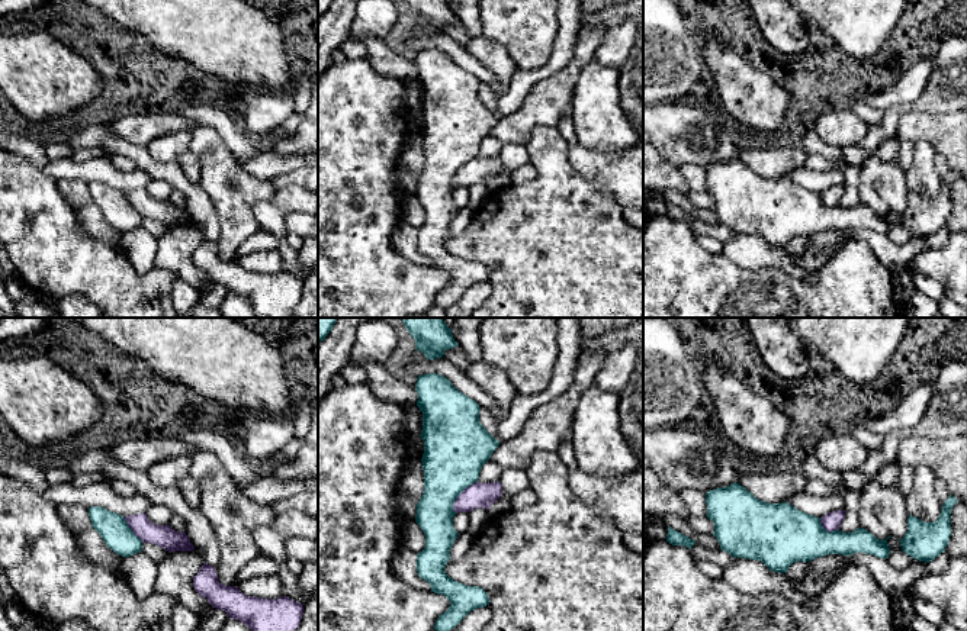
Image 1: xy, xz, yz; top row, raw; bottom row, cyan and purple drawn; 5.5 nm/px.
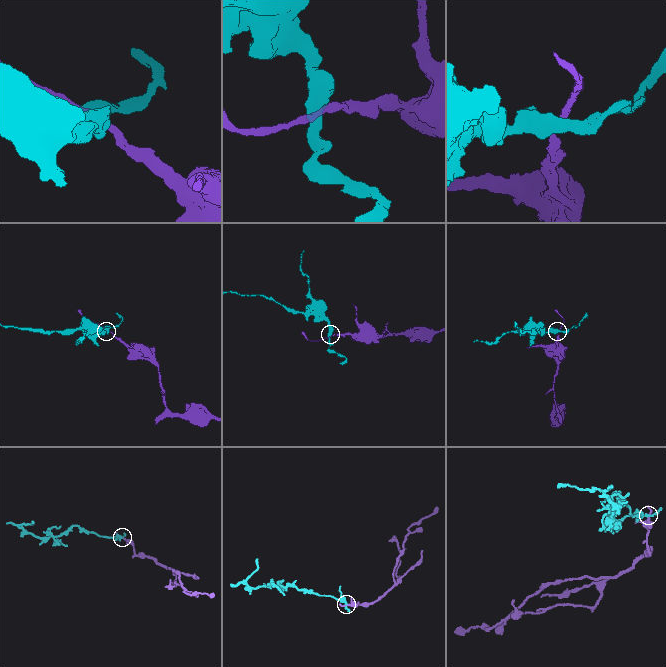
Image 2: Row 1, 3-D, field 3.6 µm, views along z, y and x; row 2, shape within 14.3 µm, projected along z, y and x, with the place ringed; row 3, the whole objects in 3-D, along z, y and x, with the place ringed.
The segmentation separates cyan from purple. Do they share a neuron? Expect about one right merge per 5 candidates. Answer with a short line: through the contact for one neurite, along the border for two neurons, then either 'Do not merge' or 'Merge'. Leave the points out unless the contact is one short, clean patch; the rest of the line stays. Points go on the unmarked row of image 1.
Line: xz (476, 155), (458, 171), (453, 179), (455, 187). Do not merge

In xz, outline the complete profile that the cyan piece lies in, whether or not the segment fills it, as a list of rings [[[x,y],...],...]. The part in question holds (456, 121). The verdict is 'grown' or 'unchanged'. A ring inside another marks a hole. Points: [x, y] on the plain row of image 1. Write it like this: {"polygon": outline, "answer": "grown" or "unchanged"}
{"polygon": [[[421,49],[417,54],[415,65],[418,68],[417,81],[423,87],[424,116],[423,145],[424,167],[417,178],[415,197],[425,210],[425,222],[417,229],[417,247],[421,254],[430,258],[431,267],[444,270],[450,276],[450,281],[443,287],[434,305],[449,308],[473,284],[489,280],[488,268],[478,261],[466,261],[449,252],[444,247],[449,238],[450,223],[457,213],[453,203],[453,178],[457,171],[470,160],[476,158],[482,141],[491,133],[498,123],[499,116],[495,115],[479,97],[479,80],[459,67],[449,54],[441,49]]], "answer": "unchanged"}

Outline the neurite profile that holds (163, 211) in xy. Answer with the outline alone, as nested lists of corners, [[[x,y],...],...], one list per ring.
[[[136,189],[123,193],[132,207],[142,218],[155,219],[158,222],[163,222],[168,228],[195,225],[184,206],[177,207],[170,200],[157,200],[148,194],[147,189]]]

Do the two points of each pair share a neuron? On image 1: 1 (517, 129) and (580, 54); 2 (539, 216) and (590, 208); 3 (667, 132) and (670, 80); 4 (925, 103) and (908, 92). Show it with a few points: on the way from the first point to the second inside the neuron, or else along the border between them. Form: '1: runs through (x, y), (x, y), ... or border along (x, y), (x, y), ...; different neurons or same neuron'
1: runs through (536, 110), (569, 73); same neuron
2: runs through (552, 216), (577, 216); same neuron
3: border along (681, 99), (658, 103); different neurons
4: border along (934, 67), (927, 87), (916, 99), (886, 110); different neurons

